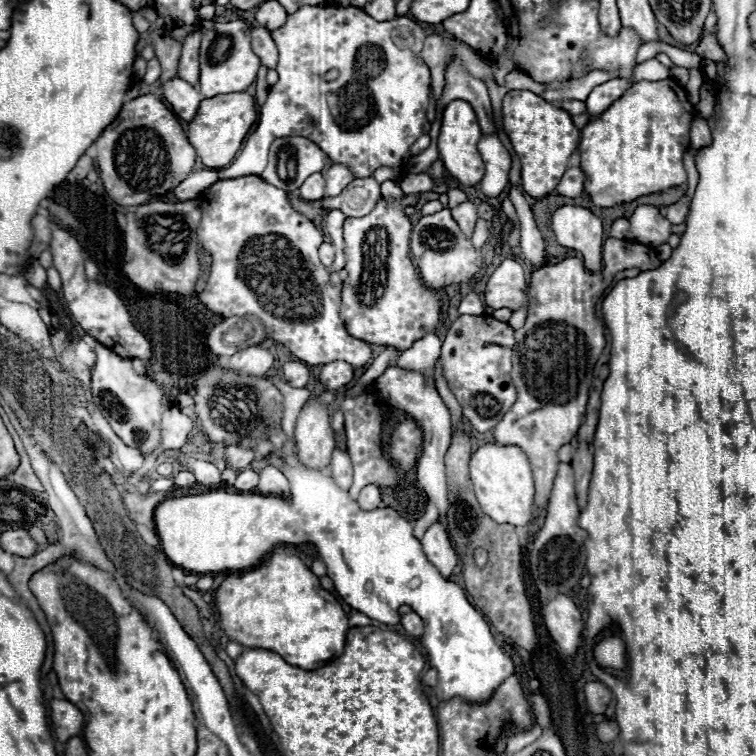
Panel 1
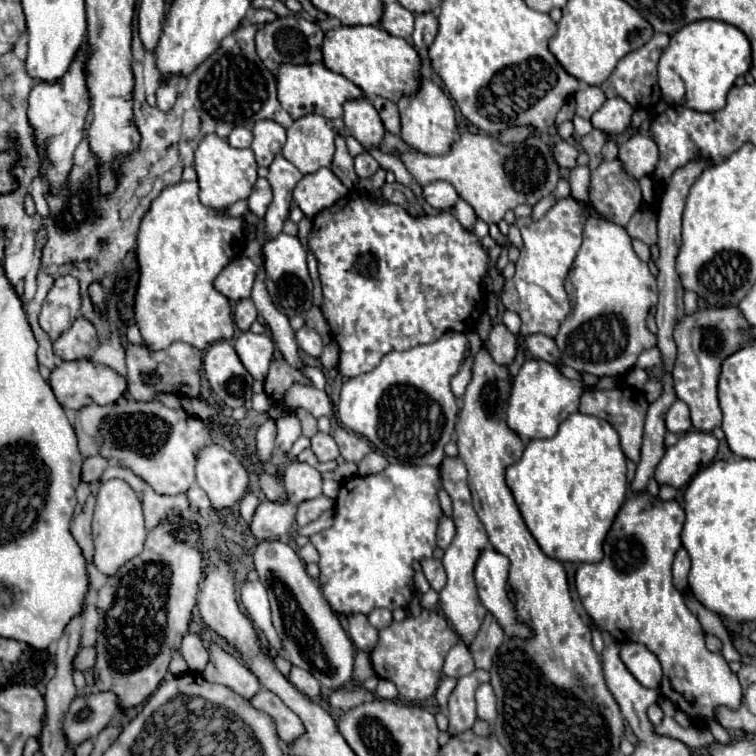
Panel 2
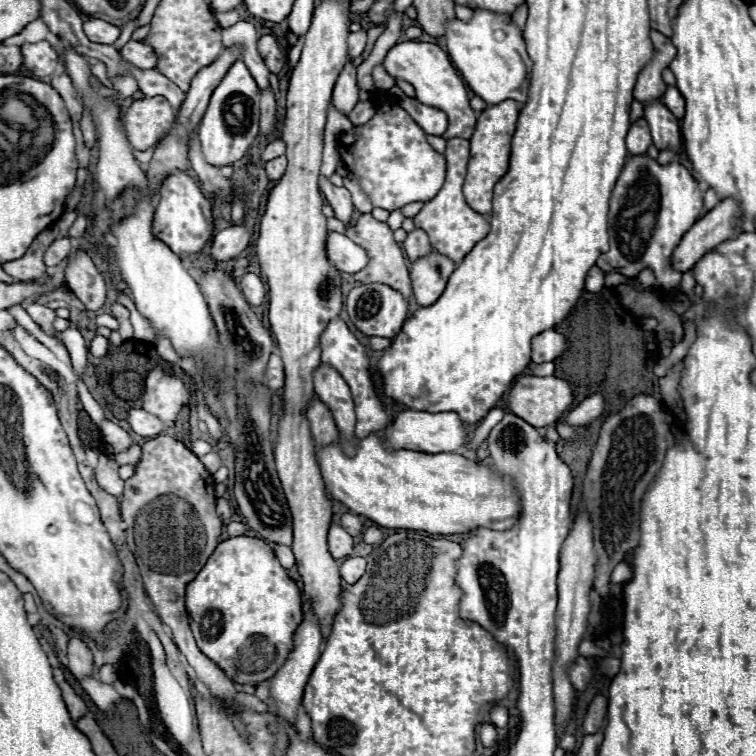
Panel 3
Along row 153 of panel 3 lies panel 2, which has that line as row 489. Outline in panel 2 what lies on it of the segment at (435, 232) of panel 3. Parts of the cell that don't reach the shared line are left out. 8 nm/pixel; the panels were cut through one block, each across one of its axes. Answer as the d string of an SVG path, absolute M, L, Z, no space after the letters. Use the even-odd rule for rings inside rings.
M444 458L440 464L440 478L442 478L444 490L452 498L452 506L454 506L452 518L456 524L456 536L454 536L452 544L446 548L446 554L442 558L444 570L448 574L448 582L440 592L440 608L446 616L446 620L452 624L452 628L460 636L460 640L468 646L476 638L476 632L480 630L480 624L482 624L484 614L486 614L486 608L478 600L472 574L474 574L474 564L476 564L482 548L488 546L488 536L486 536L486 530L484 530L484 526L482 526L474 506L472 506L470 488L466 482L466 468L464 468L462 460L460 458Z

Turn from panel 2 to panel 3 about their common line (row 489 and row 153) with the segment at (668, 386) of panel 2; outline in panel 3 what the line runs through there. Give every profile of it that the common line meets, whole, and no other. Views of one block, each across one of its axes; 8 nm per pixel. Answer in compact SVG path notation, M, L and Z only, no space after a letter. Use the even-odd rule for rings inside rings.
M644 118L636 120L630 130L628 130L628 136L626 136L626 148L630 154L634 156L640 156L640 154L646 154L646 150L652 146L652 136L650 136L650 128L646 124Z

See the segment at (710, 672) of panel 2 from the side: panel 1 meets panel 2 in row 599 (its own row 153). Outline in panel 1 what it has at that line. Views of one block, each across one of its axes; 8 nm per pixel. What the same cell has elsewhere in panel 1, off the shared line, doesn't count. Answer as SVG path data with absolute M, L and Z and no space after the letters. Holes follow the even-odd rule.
M672 78L634 84L602 114L594 116L584 126L578 144L584 190L592 202L600 208L612 208L644 194L656 194L684 184L682 156L690 146L690 122L694 116L694 106L688 102L684 88Z

